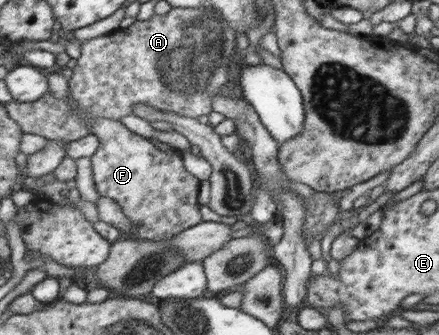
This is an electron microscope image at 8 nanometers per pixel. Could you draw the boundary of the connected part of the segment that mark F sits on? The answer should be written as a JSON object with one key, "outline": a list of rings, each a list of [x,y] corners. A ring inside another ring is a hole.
{"outline":[[[85,113],[79,117],[83,121],[90,122],[92,134],[100,138],[100,147],[91,157],[93,161],[94,181],[101,197],[113,199],[122,206],[124,213],[134,224],[134,233],[142,240],[162,241],[170,240],[186,229],[204,222],[200,213],[200,201],[198,193],[201,190],[201,179],[198,179],[185,166],[184,156],[177,150],[162,151],[158,149],[150,138],[136,135],[127,129],[124,124],[114,119],[91,119],[84,117]]]}

